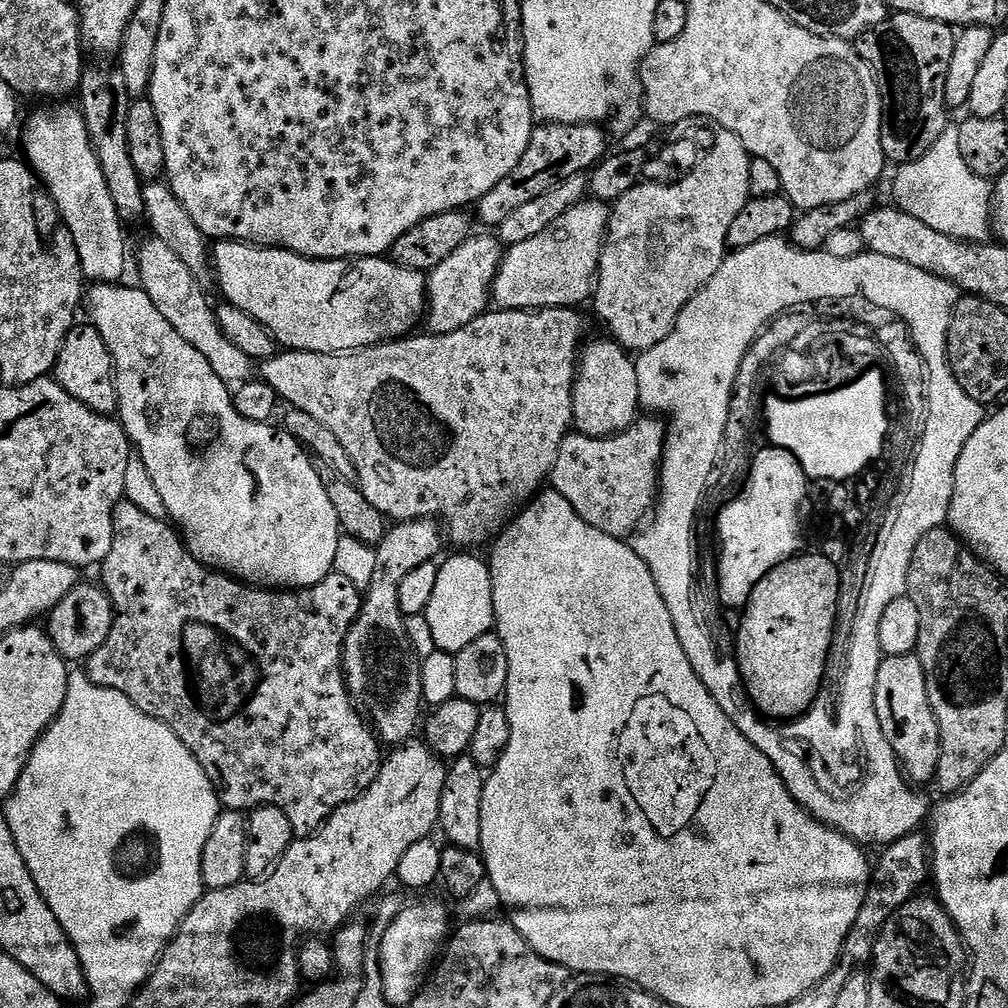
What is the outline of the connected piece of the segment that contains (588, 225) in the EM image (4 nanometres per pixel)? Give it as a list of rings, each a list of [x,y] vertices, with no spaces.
[[[585,198],[574,205],[566,214],[550,222],[542,234],[526,238],[526,242],[511,245],[500,261],[496,281],[492,284],[491,299],[500,310],[535,310],[538,308],[576,308],[594,292],[594,281],[600,271],[600,255],[604,249],[604,235],[608,233],[610,208],[605,201]]]

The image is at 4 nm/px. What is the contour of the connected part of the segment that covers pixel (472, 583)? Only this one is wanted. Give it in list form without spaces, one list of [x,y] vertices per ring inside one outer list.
[[[476,554],[460,555],[464,556],[452,556],[440,564],[438,582],[434,585],[430,606],[426,606],[422,617],[423,623],[428,623],[428,632],[436,643],[435,647],[449,654],[466,650],[470,642],[493,631],[496,623],[491,567],[472,556]]]

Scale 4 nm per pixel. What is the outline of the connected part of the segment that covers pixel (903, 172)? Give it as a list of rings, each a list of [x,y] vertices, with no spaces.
[[[949,124],[922,158],[897,167],[892,186],[893,201],[901,211],[926,222],[939,233],[956,240],[984,242],[992,232],[994,188],[989,179],[974,175],[966,165],[958,147],[958,130],[959,125]]]

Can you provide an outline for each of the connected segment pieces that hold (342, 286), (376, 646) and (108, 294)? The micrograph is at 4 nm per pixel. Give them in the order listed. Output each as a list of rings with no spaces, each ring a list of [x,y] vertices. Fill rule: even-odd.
[[[221,240],[211,249],[210,264],[214,269],[214,280],[224,291],[223,299],[227,303],[246,310],[261,326],[267,328],[276,339],[277,345],[293,352],[317,352],[335,356],[346,352],[359,352],[362,348],[372,348],[376,344],[386,344],[390,340],[407,337],[413,331],[416,323],[421,323],[426,312],[428,302],[428,286],[425,273],[406,270],[398,266],[391,258],[379,256],[362,256],[347,260],[310,260],[307,256],[300,256],[296,252],[287,252],[285,248],[261,248],[259,244],[245,244],[239,240]]]
[[[435,518],[422,520],[401,520],[387,529],[382,542],[375,545],[376,561],[374,562],[374,578],[370,578],[370,586],[362,596],[358,618],[350,626],[344,639],[344,680],[348,683],[348,692],[352,703],[360,709],[361,716],[368,721],[373,732],[385,745],[399,746],[415,737],[422,724],[420,708],[425,707],[422,694],[422,678],[420,677],[421,661],[416,660],[416,652],[412,649],[412,640],[408,637],[408,628],[404,611],[398,606],[398,586],[402,586],[406,574],[423,564],[431,564],[437,559],[440,547],[446,544],[446,536],[442,531],[441,521]]]
[[[120,282],[93,283],[86,292],[87,319],[98,330],[98,334],[102,334],[102,342],[106,342],[112,355],[112,367],[116,377],[118,419],[124,426],[124,432],[128,435],[135,455],[142,462],[146,462],[146,470],[150,470],[154,487],[158,489],[158,494],[162,494],[162,502],[166,506],[171,523],[182,533],[188,552],[196,561],[208,568],[225,573],[249,586],[265,590],[309,588],[333,575],[334,554],[338,554],[342,529],[338,522],[338,514],[334,514],[334,502],[330,502],[330,494],[326,494],[322,478],[318,478],[313,457],[291,433],[285,430],[275,432],[271,423],[259,424],[250,422],[250,418],[242,418],[242,414],[238,414],[236,409],[236,402],[229,385],[225,384],[222,378],[218,378],[218,374],[214,374],[210,362],[206,362],[206,358],[202,358],[202,354],[198,354],[198,350],[194,350],[194,346],[190,346],[186,338],[182,338],[182,334],[178,334],[178,330],[174,330],[174,326],[170,326],[166,318],[162,318],[162,314],[158,314],[158,306],[150,302],[143,288],[139,286],[123,288],[124,286]]]

